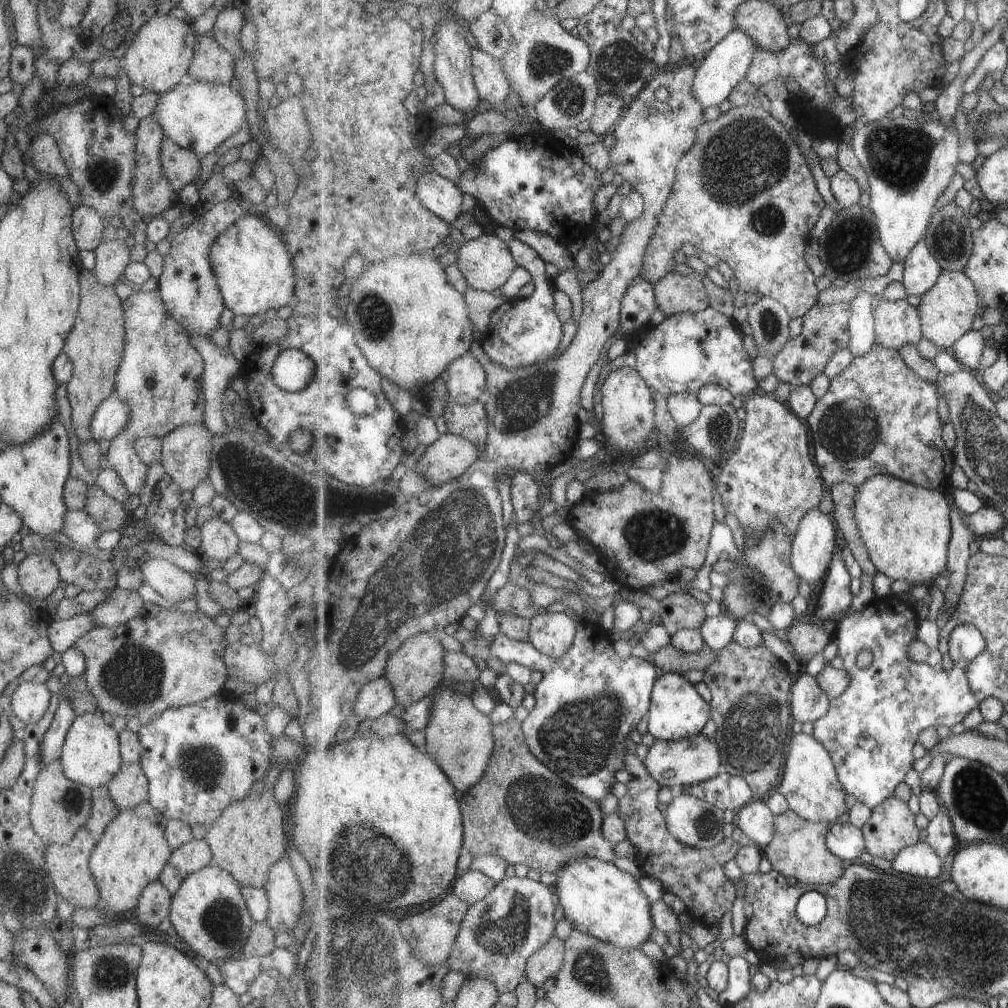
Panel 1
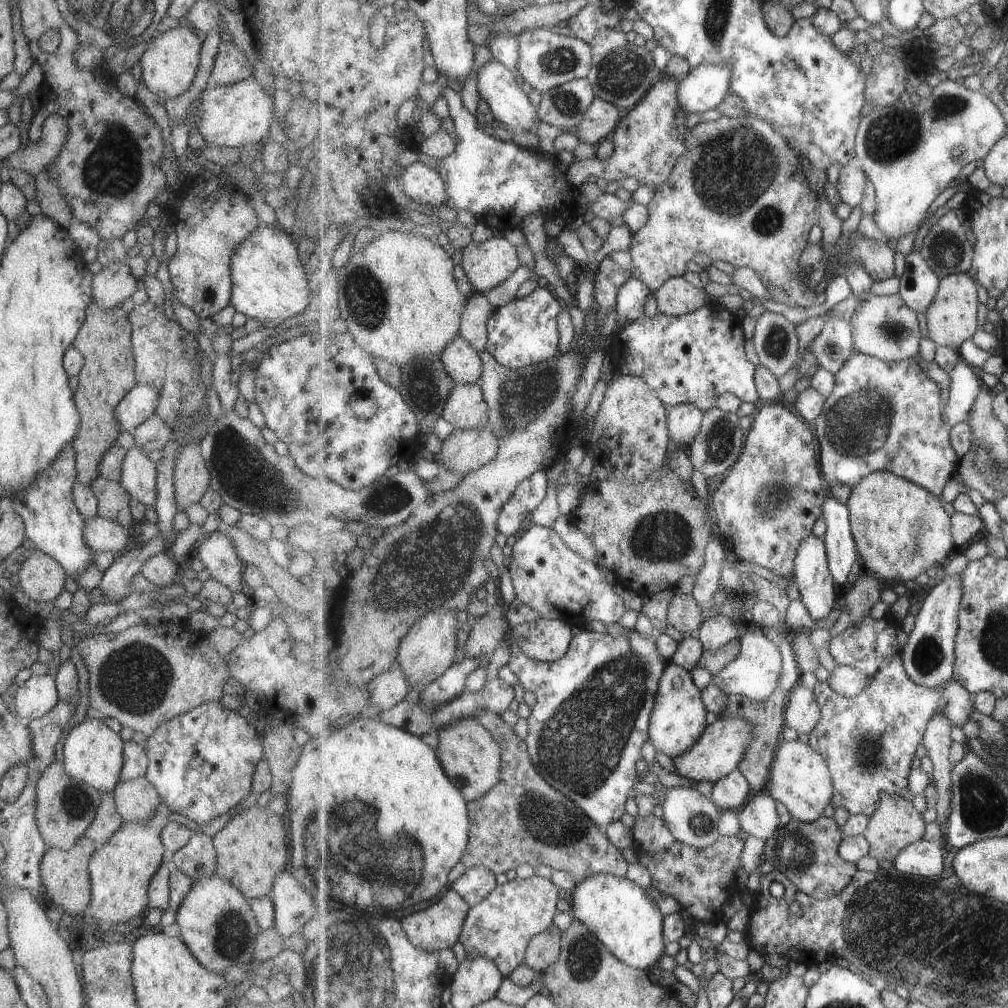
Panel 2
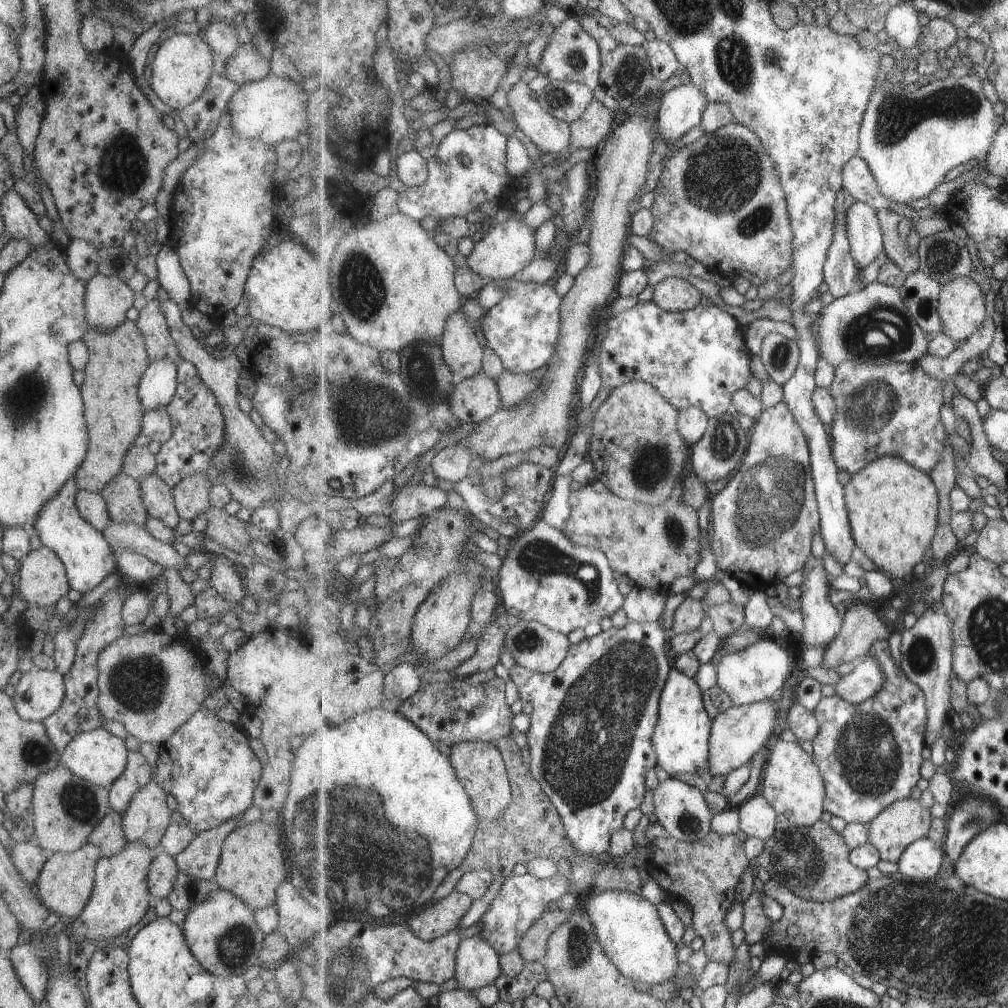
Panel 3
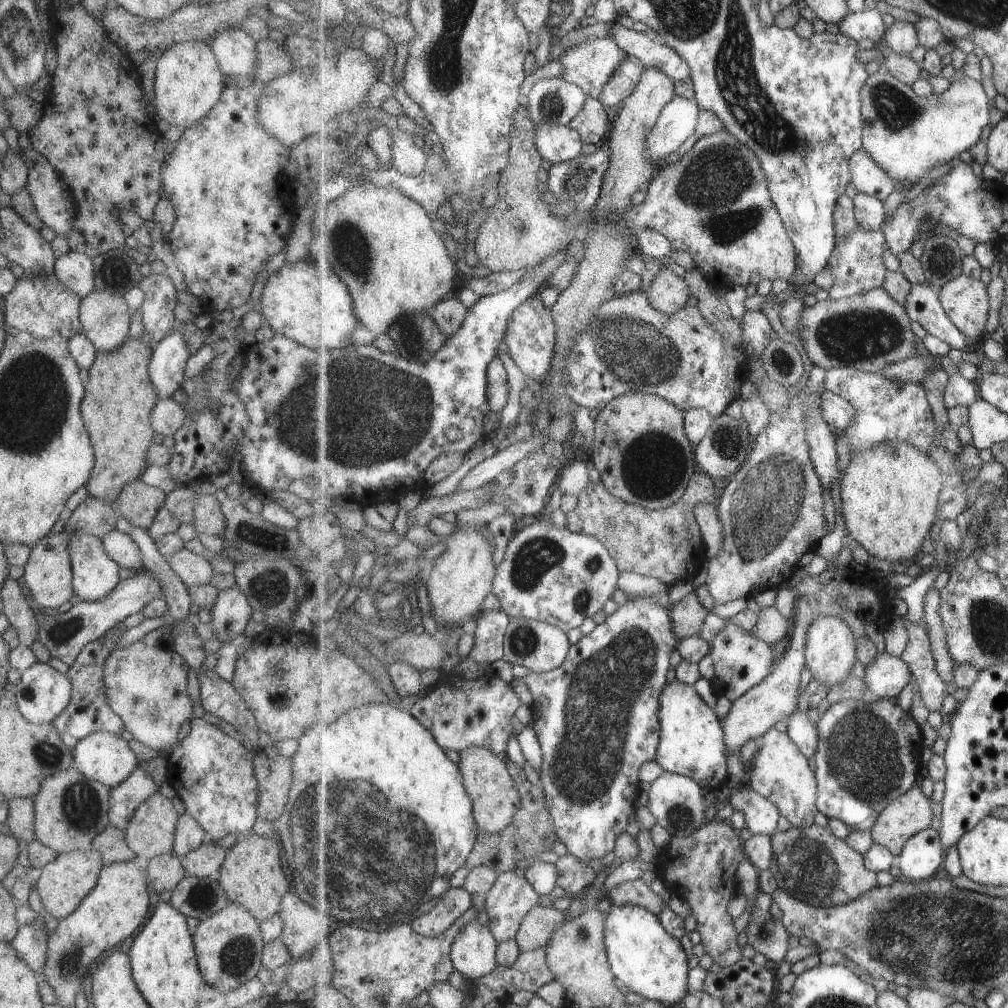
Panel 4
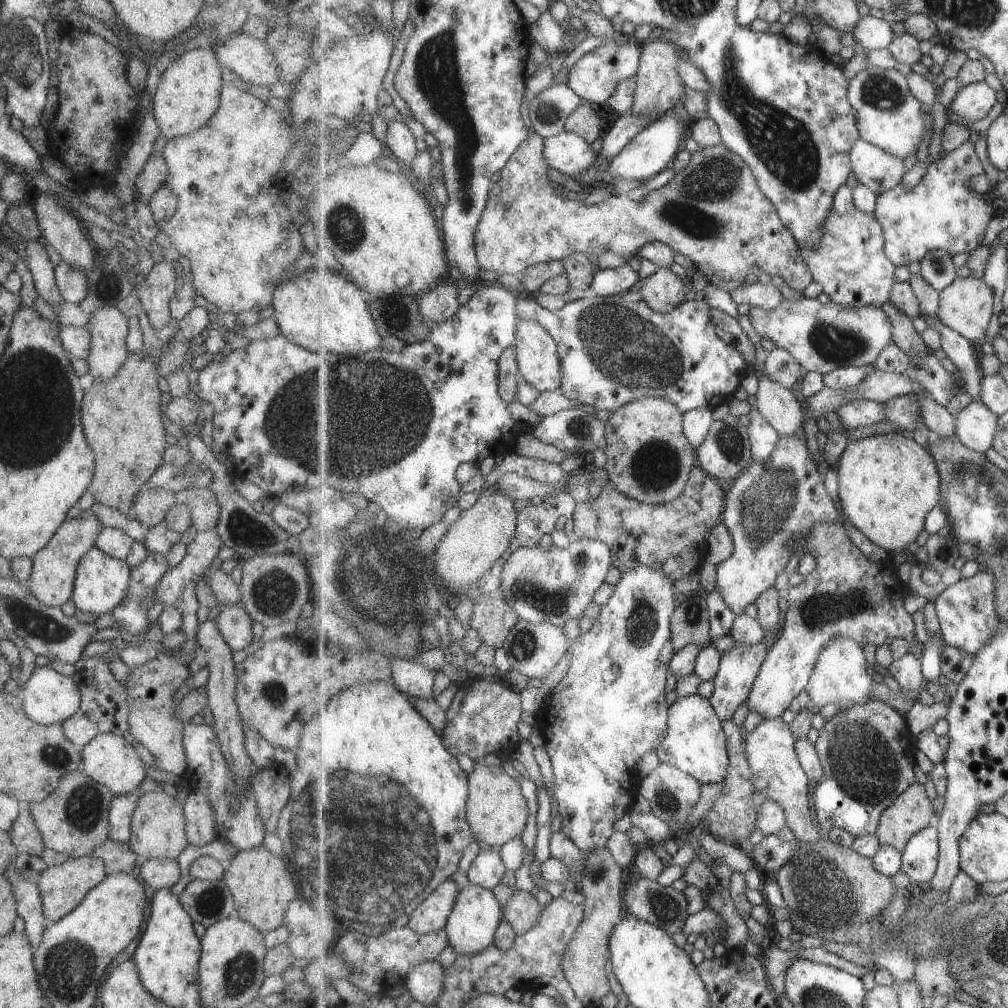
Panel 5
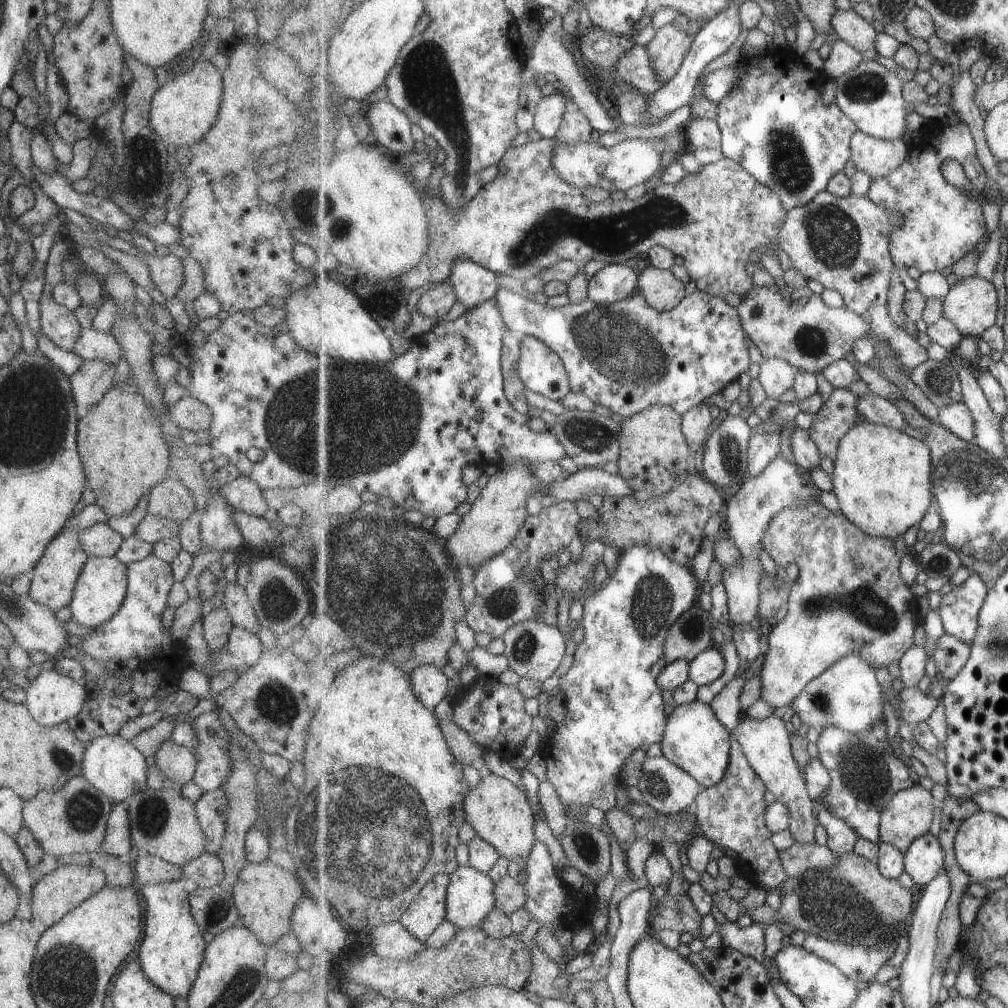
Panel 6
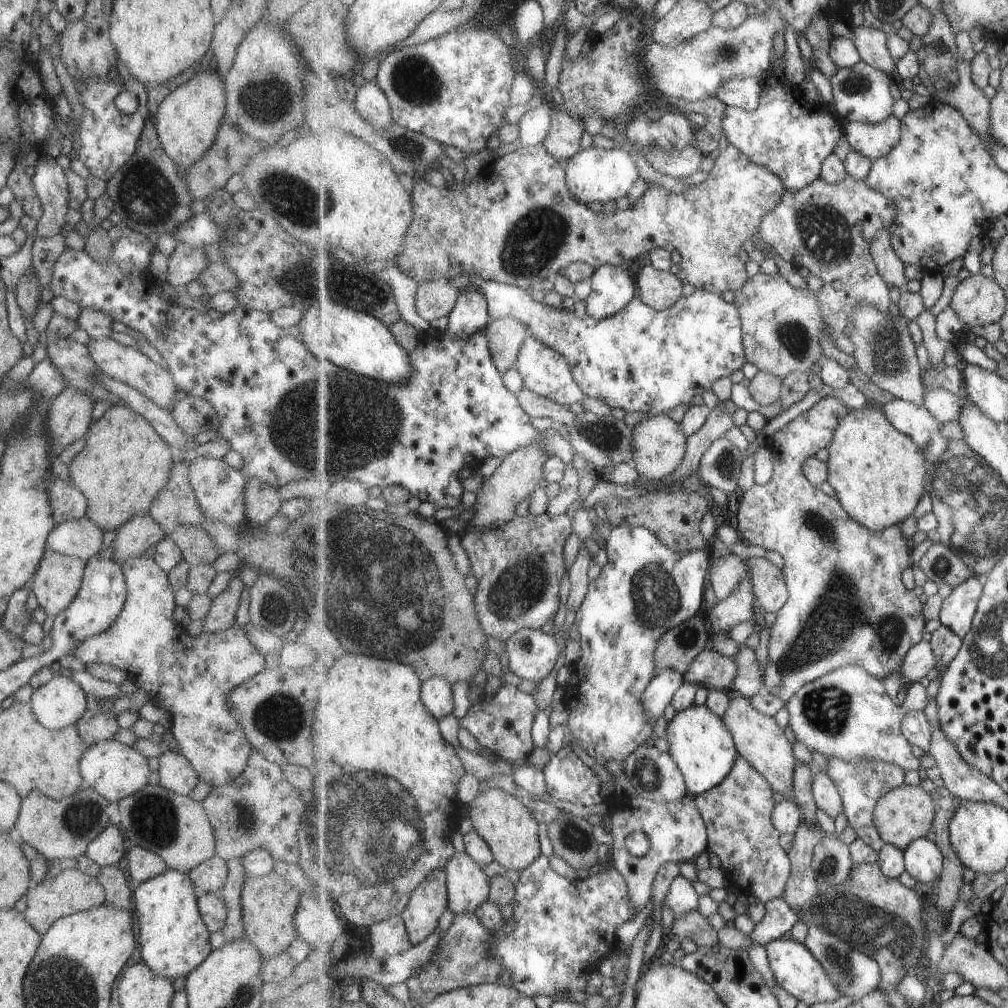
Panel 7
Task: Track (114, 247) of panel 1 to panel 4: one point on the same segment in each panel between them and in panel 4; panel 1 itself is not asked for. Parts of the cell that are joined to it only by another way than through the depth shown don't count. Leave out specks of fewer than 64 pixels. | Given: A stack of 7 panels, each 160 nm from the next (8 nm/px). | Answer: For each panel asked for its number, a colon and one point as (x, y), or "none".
2: (114, 282)
3: (106, 298)
4: (104, 319)

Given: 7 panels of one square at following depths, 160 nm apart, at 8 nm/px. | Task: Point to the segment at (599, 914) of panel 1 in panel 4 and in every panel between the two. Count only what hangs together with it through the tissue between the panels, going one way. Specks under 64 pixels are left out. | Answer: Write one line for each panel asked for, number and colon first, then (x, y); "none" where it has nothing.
2: (619, 910)
3: (630, 928)
4: (645, 956)

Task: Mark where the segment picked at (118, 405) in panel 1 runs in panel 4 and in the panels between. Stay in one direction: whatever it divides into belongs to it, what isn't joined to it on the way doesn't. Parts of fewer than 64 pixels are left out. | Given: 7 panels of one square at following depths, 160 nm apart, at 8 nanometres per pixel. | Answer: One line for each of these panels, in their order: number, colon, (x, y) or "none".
2: (138, 403)
3: (157, 384)
4: (165, 369)

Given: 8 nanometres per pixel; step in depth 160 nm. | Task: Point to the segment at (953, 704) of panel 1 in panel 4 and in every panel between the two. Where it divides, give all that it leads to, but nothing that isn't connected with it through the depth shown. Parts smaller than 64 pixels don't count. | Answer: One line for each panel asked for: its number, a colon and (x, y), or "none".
2: (869, 741)
3: (870, 753)
4: (866, 757)

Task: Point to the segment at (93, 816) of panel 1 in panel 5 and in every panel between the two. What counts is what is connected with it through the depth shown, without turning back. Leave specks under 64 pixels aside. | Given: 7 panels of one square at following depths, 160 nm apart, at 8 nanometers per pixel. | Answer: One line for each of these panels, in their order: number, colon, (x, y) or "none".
2: (106, 820)
3: (107, 834)
4: (110, 843)
5: (117, 857)

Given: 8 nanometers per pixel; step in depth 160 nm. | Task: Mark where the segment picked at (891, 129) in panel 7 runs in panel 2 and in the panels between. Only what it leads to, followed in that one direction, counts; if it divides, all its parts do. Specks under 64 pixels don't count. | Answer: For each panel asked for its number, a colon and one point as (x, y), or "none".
2: (852, 182)
3: (859, 181)
4: (868, 176)
5: (879, 170)
6: (878, 157)

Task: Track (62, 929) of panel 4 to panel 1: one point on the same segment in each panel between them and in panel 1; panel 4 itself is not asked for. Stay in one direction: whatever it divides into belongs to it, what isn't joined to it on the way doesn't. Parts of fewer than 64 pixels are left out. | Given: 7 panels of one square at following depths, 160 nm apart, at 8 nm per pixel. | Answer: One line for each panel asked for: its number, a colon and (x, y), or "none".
1: (132, 849)
2: (119, 870)
3: (118, 899)

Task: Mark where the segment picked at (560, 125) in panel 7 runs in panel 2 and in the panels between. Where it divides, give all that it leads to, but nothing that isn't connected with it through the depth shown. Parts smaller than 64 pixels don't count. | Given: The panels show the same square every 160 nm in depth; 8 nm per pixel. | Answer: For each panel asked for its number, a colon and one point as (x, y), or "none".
2: (600, 121)
3: (596, 124)
4: (593, 122)
5: (585, 121)
6: (575, 128)

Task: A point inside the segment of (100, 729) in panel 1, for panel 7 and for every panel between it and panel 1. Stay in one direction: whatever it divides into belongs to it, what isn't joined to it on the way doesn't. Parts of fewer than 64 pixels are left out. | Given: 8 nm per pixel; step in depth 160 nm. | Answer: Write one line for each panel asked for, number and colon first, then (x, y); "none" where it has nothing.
2: (92, 753)
3: (97, 756)
4: (103, 756)
5: (108, 759)
6: (111, 764)
7: (114, 770)

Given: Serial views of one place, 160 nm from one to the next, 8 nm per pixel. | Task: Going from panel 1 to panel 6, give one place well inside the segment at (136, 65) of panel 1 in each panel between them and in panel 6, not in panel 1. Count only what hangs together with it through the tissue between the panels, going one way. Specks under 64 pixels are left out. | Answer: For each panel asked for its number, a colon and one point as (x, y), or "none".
2: (169, 61)
3: (181, 68)
4: (187, 79)
5: (188, 93)
6: (182, 110)

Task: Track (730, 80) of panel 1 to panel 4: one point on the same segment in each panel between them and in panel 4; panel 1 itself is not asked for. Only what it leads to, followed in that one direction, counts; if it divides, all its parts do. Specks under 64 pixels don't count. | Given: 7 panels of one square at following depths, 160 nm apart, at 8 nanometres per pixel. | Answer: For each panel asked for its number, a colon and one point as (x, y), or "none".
2: (704, 87)
3: (682, 108)
4: (679, 119)

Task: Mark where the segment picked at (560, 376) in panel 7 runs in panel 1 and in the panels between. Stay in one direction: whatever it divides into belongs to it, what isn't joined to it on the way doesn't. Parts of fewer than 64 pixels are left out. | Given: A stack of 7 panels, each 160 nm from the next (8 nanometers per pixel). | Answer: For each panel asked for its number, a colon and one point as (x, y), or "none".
1: (522, 332)
2: (525, 332)
3: (524, 328)
4: (531, 338)
5: (538, 359)
6: (542, 369)

